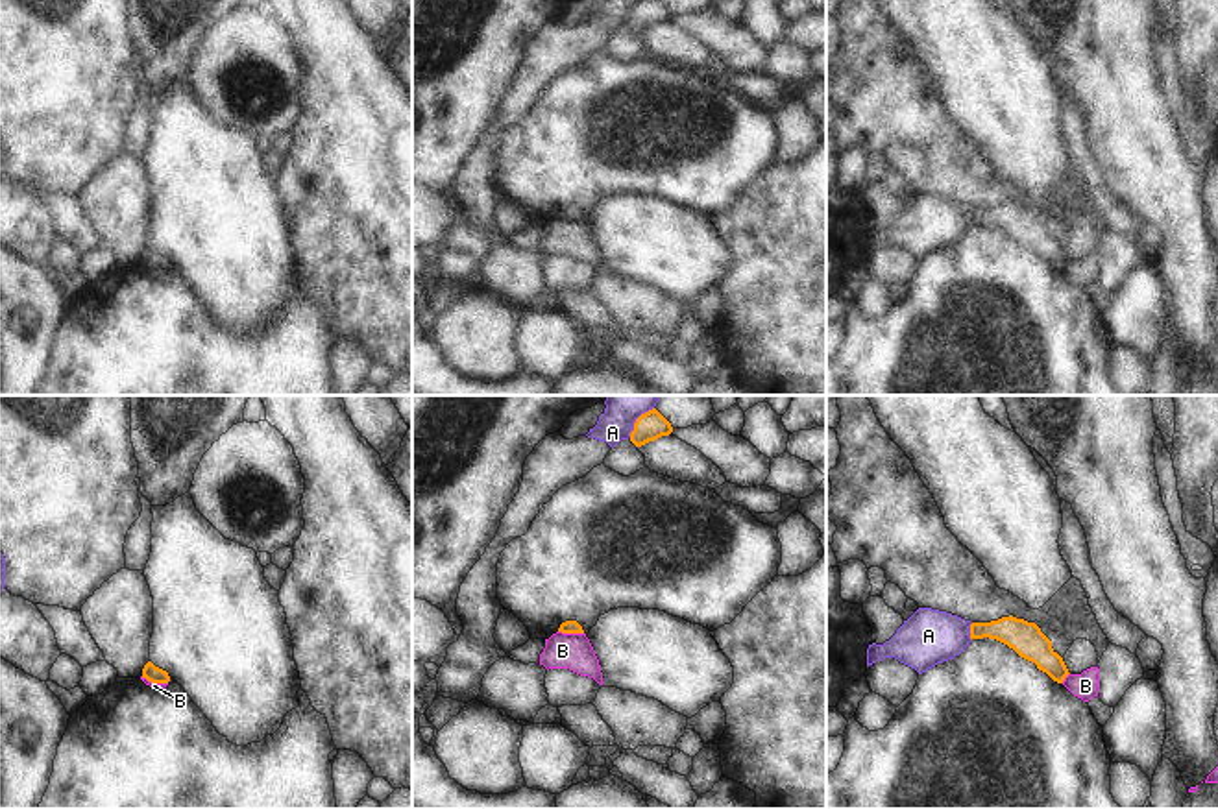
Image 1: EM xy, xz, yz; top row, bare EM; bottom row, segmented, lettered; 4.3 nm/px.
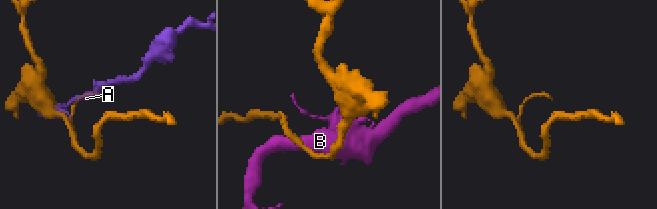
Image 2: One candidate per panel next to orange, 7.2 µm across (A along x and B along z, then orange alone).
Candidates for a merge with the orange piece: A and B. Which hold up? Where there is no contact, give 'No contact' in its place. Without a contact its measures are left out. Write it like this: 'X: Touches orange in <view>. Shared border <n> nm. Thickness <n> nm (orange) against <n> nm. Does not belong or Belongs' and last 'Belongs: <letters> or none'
A: Touches orange in xz. Shared border 120 nm. Thickness 120 nm (orange) against 130 nm. Does not belong
B: Touches orange in xz. Shared border 110 nm. Thickness 60 nm (orange) against 160 nm. Does not belong
Belongs: none.

